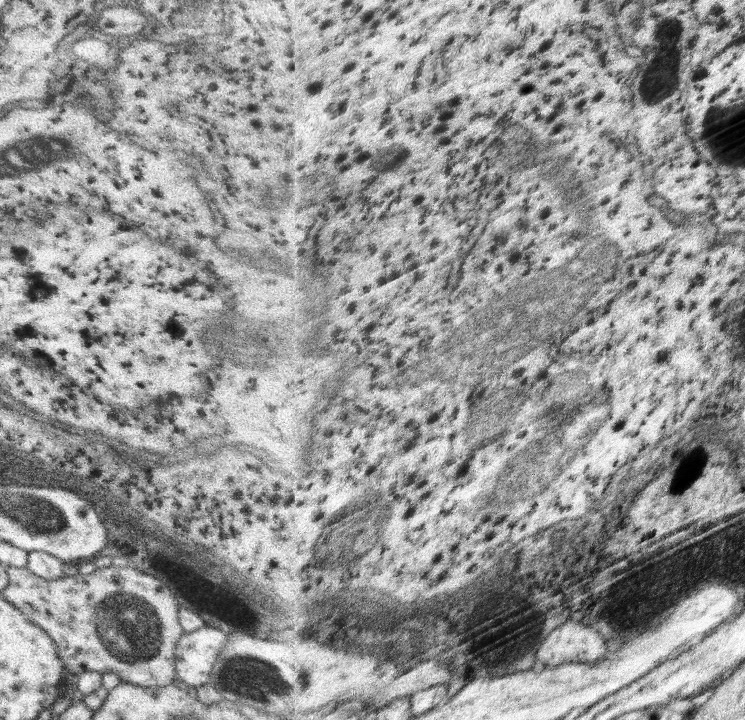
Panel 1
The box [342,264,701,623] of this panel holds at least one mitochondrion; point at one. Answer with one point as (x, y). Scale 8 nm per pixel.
(496, 591)

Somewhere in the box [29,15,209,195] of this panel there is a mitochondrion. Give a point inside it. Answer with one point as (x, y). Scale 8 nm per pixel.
(71, 144)

